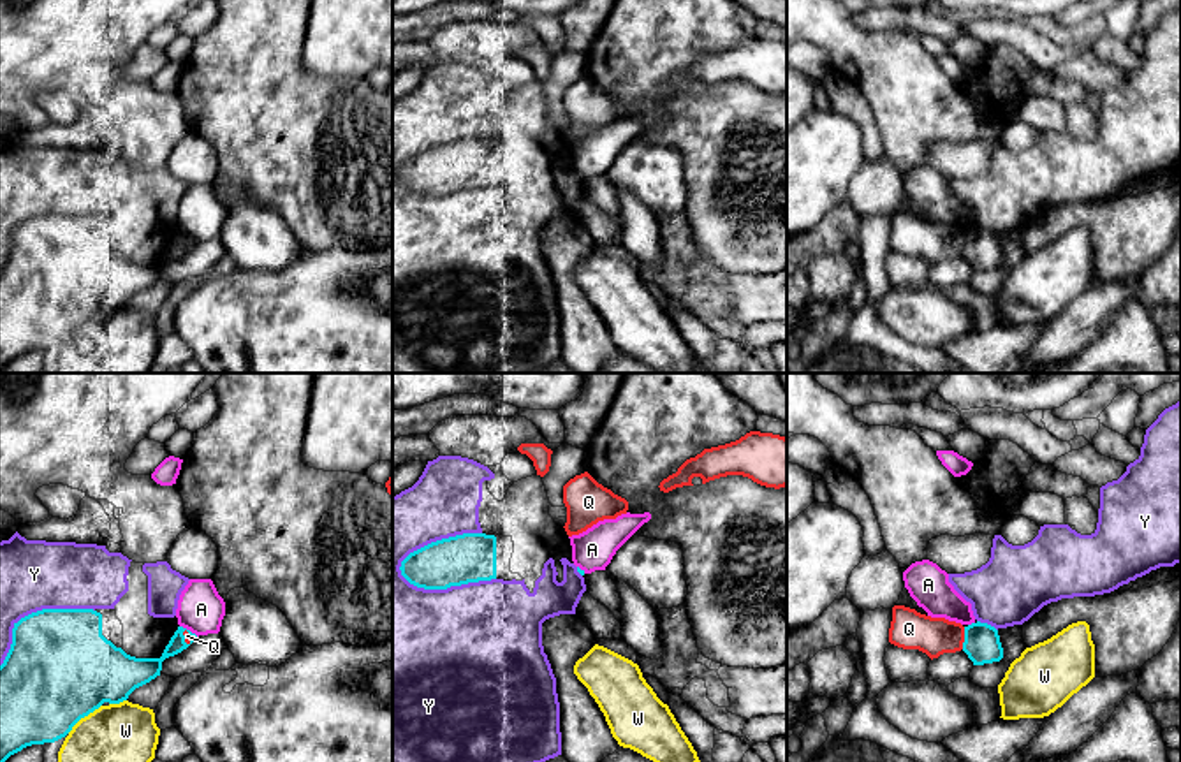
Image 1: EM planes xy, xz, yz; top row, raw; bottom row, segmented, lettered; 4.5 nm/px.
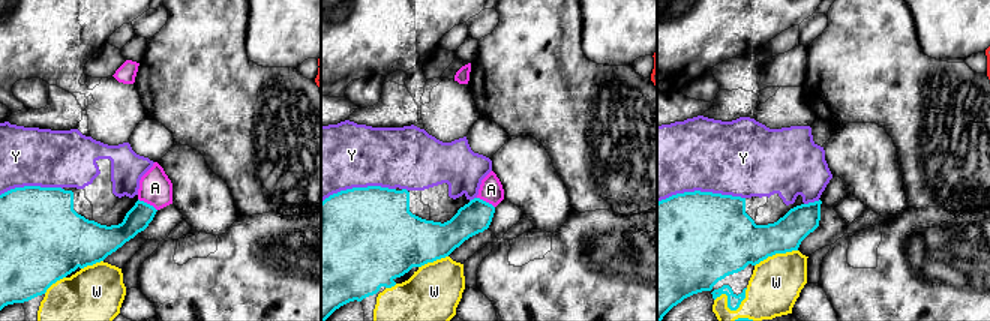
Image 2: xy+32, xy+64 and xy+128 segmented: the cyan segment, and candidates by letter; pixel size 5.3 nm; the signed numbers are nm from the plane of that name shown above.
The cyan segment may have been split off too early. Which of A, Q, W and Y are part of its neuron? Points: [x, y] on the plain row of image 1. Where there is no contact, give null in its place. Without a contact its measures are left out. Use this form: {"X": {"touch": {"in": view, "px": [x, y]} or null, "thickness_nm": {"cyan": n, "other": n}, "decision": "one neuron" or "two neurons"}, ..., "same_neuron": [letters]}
{"A": {"touch": {"in": "xy", "px": [189, 236]}, "thickness_nm": {"cyan": 100, "other": 220}, "decision": "two neurons"}, "Q": {"touch": {"in": "yz", "px": [965, 243]}, "thickness_nm": {"cyan": 160, "other": 180}, "decision": "two neurons"}, "W": {"touch": {"in": "xy", "px": [83, 322]}, "thickness_nm": {"cyan": 480, "other": 420}, "decision": "two neurons"}, "Y": {"touch": {"in": "xz", "px": [446, 194]}, "thickness_nm": {"cyan": 220, "other": 500}, "decision": "two neurons"}, "same_neuron": []}

